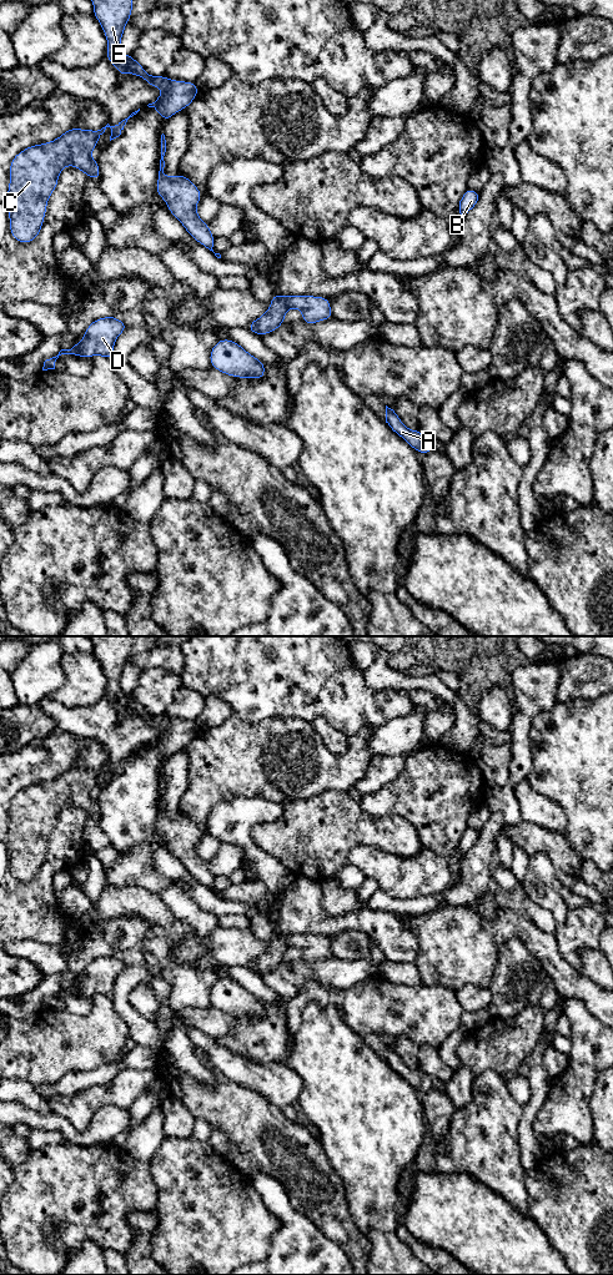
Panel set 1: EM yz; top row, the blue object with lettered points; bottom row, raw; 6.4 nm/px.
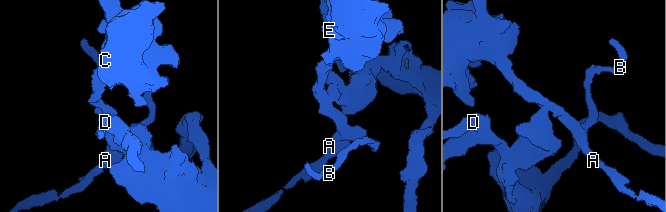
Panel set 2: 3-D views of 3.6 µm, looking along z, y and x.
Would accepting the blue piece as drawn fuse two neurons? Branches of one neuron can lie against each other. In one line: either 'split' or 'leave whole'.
split

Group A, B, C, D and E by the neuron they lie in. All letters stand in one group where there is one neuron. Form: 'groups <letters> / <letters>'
groups A B C E / D

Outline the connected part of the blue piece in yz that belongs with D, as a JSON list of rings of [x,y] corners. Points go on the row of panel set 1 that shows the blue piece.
[[[114,316],[95,319],[86,328],[81,342],[74,344],[70,349],[61,349],[56,357],[46,359],[42,371],[55,369],[55,362],[61,354],[77,357],[102,356],[112,359],[115,341],[127,326]]]

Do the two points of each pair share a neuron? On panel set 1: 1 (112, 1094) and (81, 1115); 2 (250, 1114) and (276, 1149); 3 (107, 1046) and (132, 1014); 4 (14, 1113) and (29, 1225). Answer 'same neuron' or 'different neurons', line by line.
1: same neuron
2: same neuron
3: different neurons
4: different neurons

